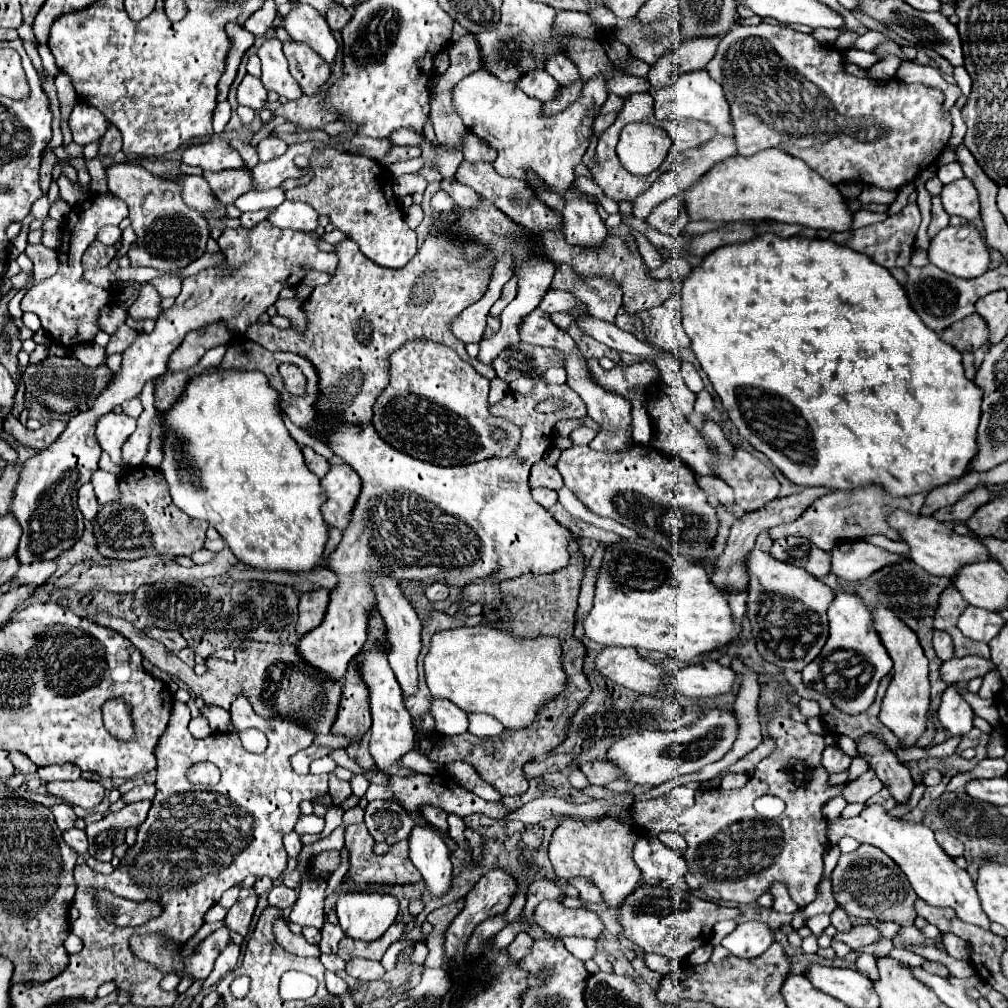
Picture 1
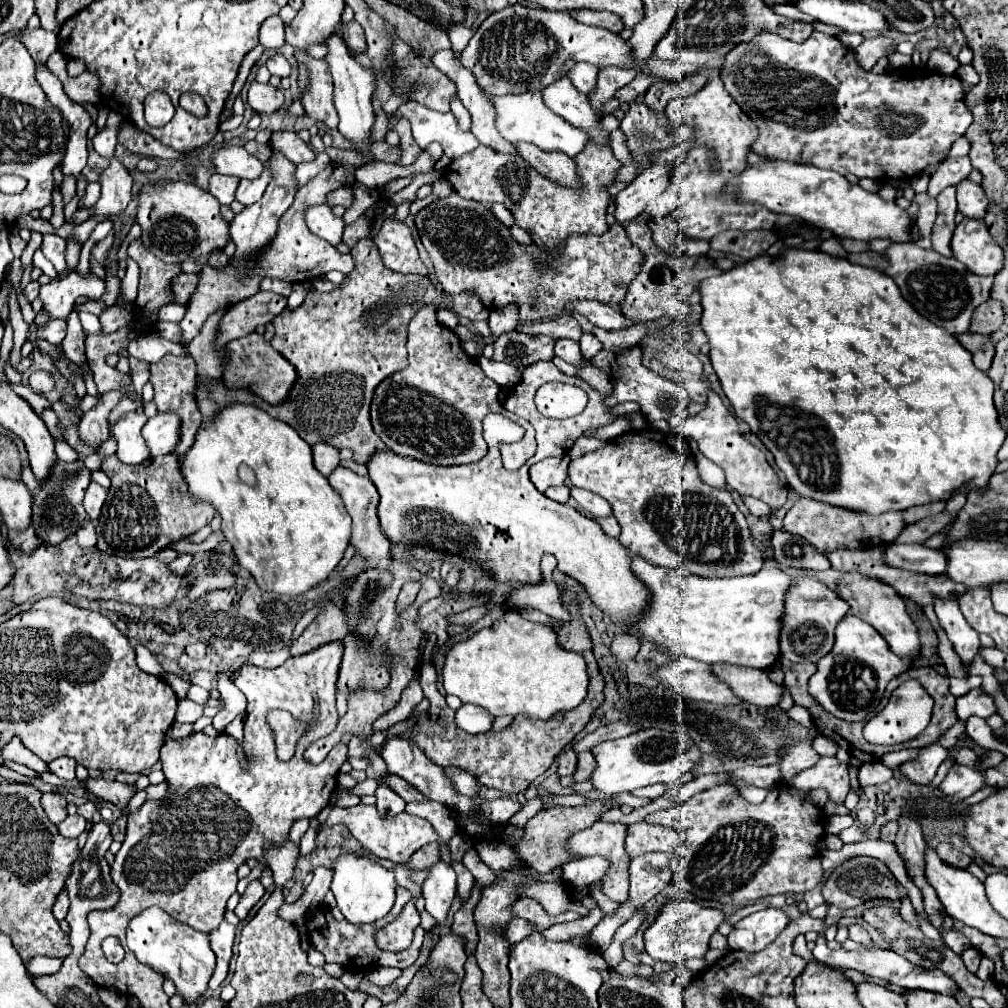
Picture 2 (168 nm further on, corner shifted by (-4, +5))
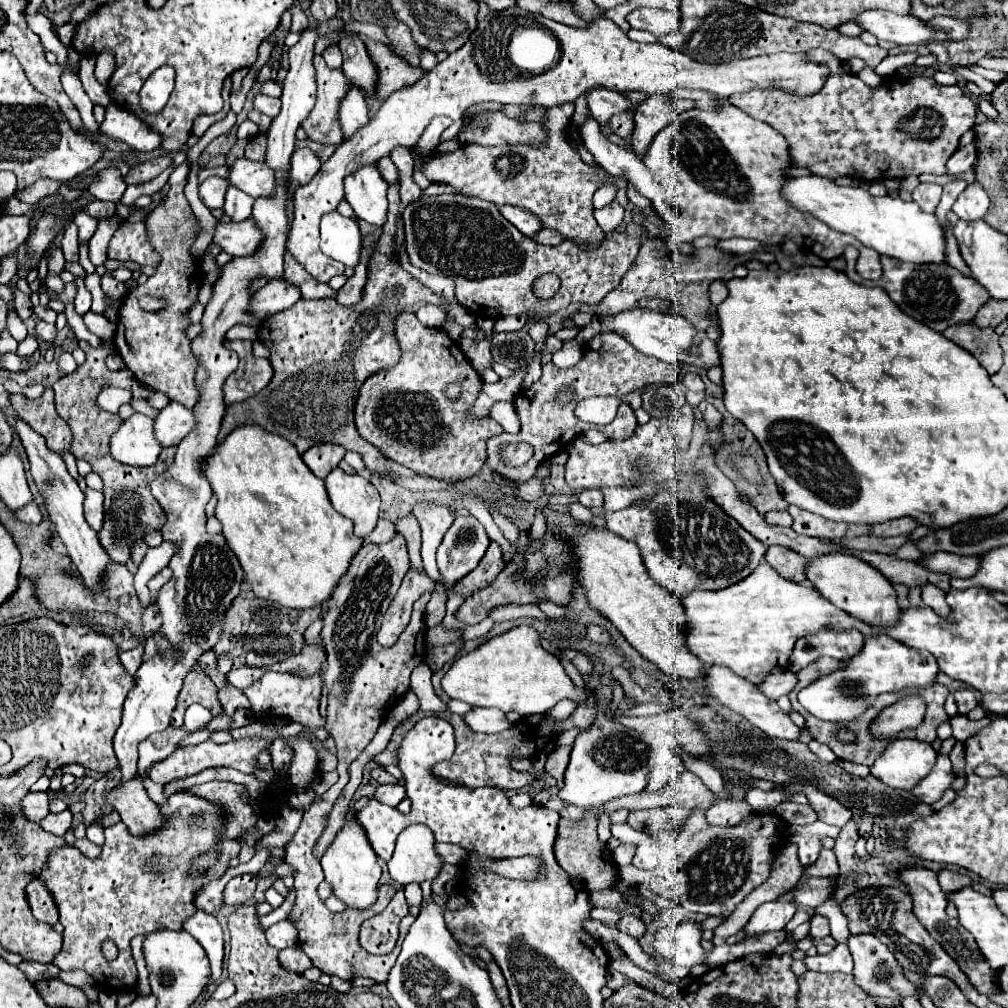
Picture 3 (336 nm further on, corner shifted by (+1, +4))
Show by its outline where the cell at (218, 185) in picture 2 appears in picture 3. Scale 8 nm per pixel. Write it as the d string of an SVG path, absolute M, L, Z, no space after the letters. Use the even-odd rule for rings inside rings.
M210 176L208 180L204 180L200 184L200 198L202 202L214 210L214 208L222 208L224 206L224 196L228 190L228 182L224 178L218 176Z

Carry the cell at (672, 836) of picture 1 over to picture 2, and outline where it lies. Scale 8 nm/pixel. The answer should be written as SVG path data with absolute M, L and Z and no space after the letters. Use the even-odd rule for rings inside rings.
M645 821L633 823L627 829L627 853L633 857L649 851L665 851L673 853L681 845L681 835L675 829L649 825Z

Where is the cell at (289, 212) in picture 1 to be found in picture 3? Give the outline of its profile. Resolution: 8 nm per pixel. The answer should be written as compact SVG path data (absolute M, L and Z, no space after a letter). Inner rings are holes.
M330 212L320 222L322 252L346 266L358 266L362 254L362 232L356 220Z

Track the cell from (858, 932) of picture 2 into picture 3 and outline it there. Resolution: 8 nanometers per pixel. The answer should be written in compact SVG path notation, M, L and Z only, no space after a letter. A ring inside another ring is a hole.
M874 934L850 936L848 948L850 948L850 954L854 958L854 972L852 972L854 974L854 982L866 994L876 996L876 998L892 998L892 1000L898 1000L898 998L904 998L904 996L920 996L916 984L912 984L904 976L904 970L898 964L898 960L894 958L894 954Z

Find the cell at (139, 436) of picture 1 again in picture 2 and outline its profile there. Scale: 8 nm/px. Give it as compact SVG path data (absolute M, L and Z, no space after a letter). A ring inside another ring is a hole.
M159 413L151 417L143 427L143 437L151 457L171 453L179 441L179 417L173 413Z

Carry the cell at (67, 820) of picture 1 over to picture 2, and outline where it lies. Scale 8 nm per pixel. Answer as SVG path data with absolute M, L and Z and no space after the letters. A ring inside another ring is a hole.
M43 793L41 797L47 817L57 825L67 817L67 799L61 793Z

